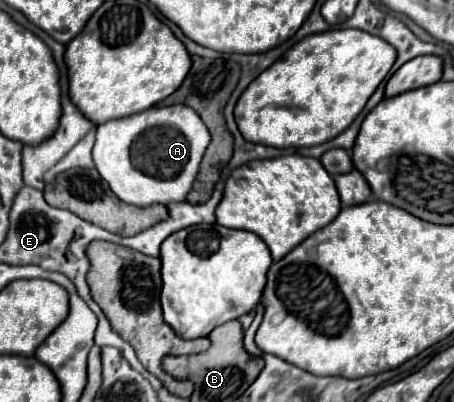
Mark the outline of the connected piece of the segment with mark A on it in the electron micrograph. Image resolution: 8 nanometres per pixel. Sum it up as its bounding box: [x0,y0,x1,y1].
[92,104,210,208]

